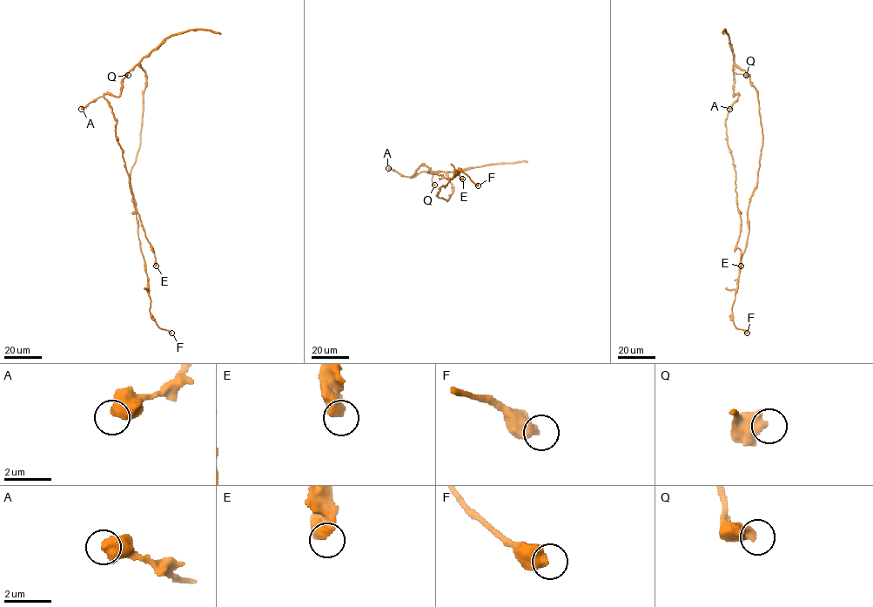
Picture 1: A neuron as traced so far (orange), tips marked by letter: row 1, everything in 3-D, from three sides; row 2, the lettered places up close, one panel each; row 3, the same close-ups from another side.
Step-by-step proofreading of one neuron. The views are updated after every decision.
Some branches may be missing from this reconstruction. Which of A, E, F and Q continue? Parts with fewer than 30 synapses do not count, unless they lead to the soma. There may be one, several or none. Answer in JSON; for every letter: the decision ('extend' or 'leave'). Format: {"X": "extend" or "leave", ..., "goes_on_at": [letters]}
{"A": "leave", "E": "leave", "F": "leave", "Q": "leave", "goes_on_at": []}

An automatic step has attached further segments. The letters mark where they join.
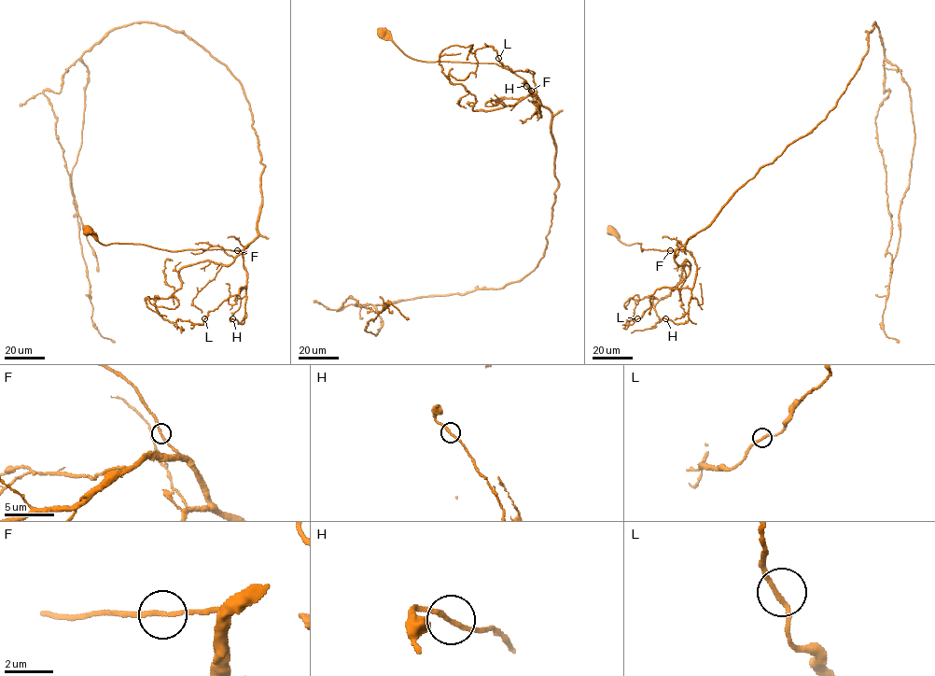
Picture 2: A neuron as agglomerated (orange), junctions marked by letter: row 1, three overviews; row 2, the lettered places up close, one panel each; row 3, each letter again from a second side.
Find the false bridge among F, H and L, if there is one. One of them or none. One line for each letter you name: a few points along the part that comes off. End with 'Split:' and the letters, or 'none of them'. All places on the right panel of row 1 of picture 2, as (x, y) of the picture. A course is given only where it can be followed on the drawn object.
Split: none of them

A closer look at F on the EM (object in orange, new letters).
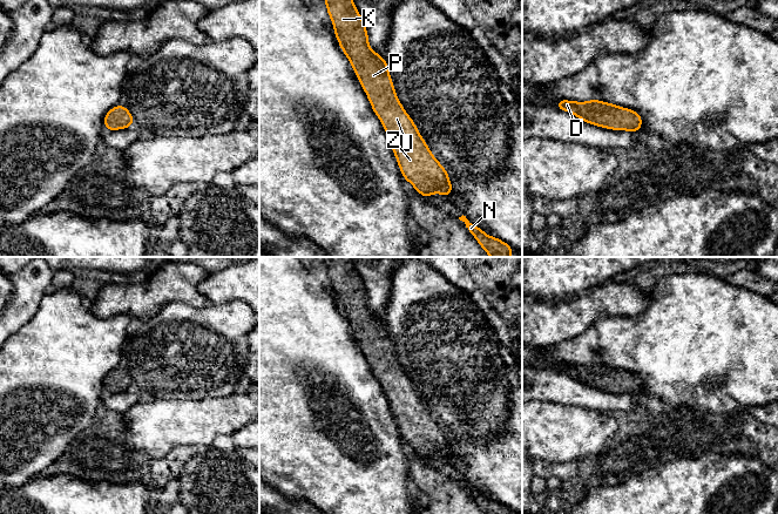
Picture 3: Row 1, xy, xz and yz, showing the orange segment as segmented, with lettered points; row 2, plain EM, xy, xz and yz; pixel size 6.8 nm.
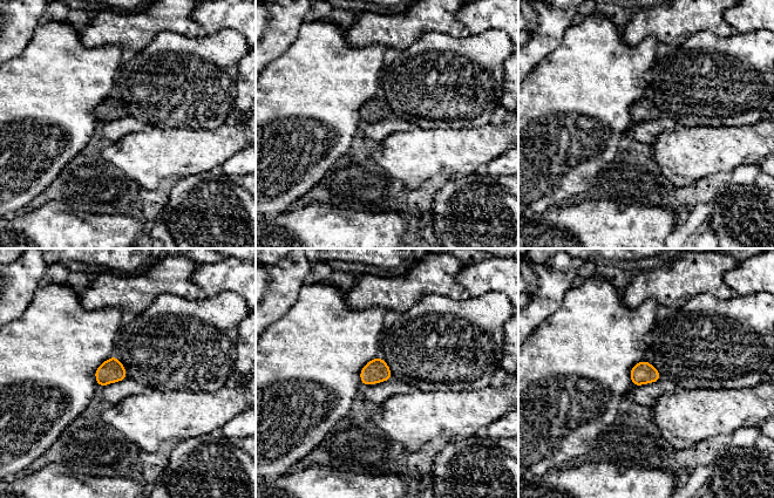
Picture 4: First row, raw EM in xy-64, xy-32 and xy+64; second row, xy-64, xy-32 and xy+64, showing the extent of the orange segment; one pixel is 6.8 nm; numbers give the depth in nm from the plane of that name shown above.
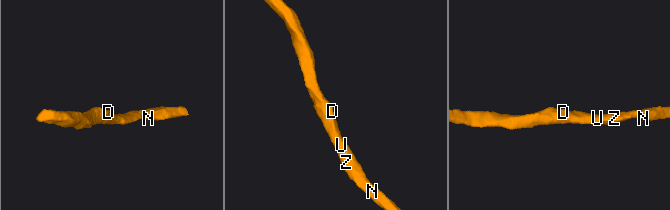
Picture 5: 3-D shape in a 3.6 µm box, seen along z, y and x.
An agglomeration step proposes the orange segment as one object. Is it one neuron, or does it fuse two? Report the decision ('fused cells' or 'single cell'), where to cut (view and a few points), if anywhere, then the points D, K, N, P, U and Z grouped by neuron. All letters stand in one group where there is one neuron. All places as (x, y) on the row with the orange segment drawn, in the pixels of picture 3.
single cell | no cut | D K N P U Z

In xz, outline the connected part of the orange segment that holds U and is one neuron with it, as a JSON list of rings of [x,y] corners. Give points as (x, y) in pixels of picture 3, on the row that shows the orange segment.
[[[325,0],[325,4],[327,13],[332,19],[338,42],[344,54],[349,58],[363,89],[367,93],[367,99],[372,104],[373,111],[378,115],[388,135],[404,178],[426,198],[434,192],[439,192],[447,198],[448,194],[454,190],[451,185],[448,174],[432,155],[414,122],[398,101],[386,60],[368,47],[365,22],[357,11],[353,0]]]

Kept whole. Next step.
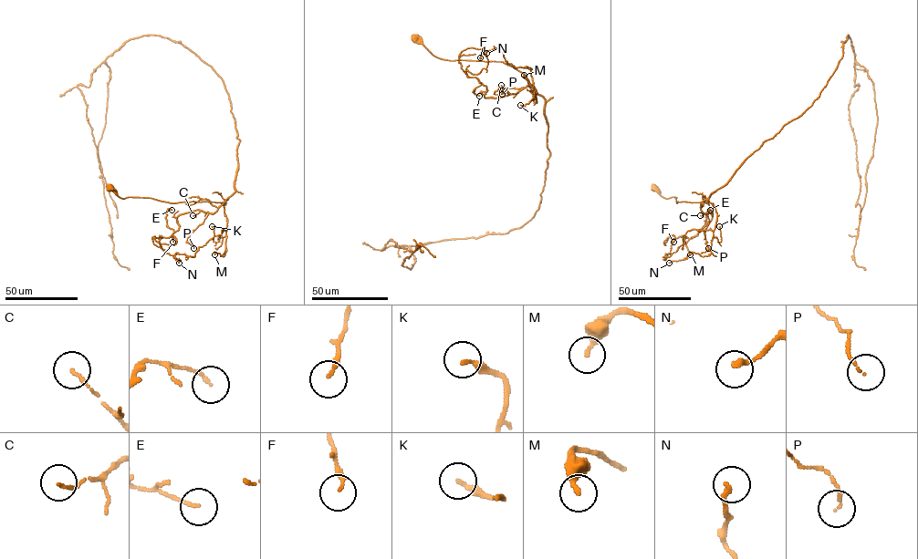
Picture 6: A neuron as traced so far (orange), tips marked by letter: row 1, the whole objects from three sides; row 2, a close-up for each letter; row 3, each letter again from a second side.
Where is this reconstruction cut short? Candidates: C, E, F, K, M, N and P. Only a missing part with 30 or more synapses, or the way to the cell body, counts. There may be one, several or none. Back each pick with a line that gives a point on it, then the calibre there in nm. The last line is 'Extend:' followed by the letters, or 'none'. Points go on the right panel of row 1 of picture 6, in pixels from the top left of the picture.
Extend: none

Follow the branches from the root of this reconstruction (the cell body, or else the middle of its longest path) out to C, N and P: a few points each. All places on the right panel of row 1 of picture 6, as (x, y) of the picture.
C: (655, 188), (665, 198), (676, 197), (677, 202), (700, 201), (701, 210), (704, 213), (708, 212), (700, 215)
N: (655, 188), (665, 198), (700, 201), (704, 213), (712, 212), (712, 219), (686, 242), (689, 254), (669, 263)
P: (655, 188), (665, 198), (676, 197), (677, 202), (701, 202), (701, 210), (708, 219), (704, 232), (708, 248)

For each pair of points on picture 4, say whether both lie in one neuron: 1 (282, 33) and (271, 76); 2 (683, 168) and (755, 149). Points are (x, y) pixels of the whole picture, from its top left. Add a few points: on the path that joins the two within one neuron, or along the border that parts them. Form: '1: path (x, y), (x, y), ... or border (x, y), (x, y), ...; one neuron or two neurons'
1: border (294, 39), (280, 55), (267, 65); two neurons
2: path (700, 151), (738, 149); one neuron

